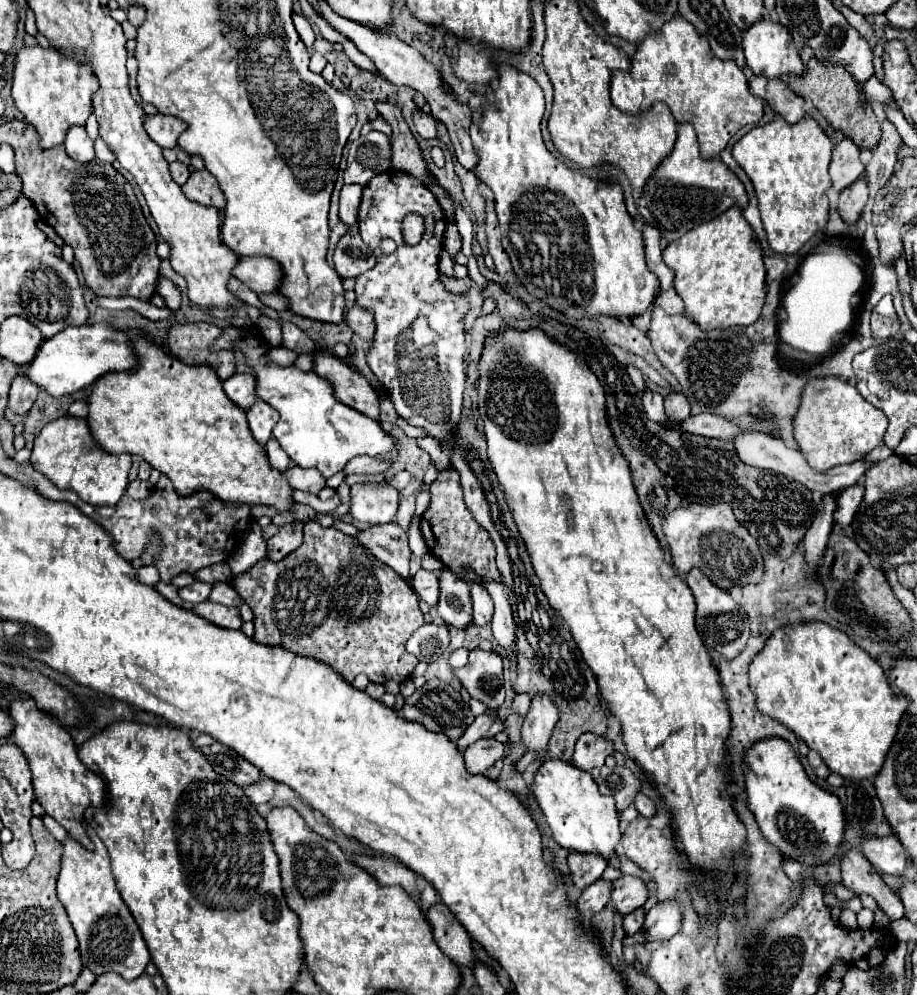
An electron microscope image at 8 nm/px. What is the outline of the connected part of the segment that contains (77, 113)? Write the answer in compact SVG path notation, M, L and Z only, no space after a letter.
M23 47L13 61L11 73L11 97L15 107L25 115L25 123L31 123L39 137L41 147L49 149L65 139L65 131L71 125L85 125L91 113L91 93L97 89L97 77L91 61L77 61L73 55L65 55L55 47Z

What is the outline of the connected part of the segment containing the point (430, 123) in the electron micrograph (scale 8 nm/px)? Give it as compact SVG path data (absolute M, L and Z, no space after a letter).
M415 109L413 113L413 123L417 127L417 133L423 137L423 139L433 139L437 129L435 129L435 119L431 115L425 115L421 109Z

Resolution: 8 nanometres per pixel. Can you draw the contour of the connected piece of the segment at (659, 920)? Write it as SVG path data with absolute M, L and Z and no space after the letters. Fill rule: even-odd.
M671 901L669 905L655 903L645 915L641 931L645 931L649 943L657 943L673 937L673 933L677 933L679 927L681 927L681 909L677 903Z

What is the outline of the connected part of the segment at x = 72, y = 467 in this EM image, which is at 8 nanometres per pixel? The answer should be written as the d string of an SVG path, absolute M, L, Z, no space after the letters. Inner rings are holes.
M61 417L47 423L37 435L31 451L31 465L53 481L53 485L75 491L89 505L115 505L129 485L127 475L131 469L131 455L111 455L103 451L93 441L85 419ZM83 449L87 449L87 453L83 453Z

